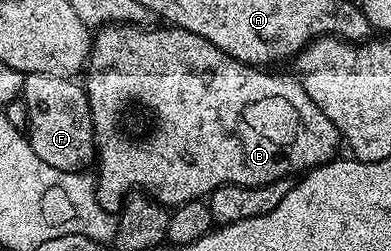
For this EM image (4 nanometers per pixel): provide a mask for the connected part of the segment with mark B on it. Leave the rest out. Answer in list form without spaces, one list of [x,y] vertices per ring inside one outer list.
[[[107,25],[93,36],[88,60],[88,70],[85,72],[84,86],[86,96],[90,102],[92,113],[92,125],[94,126],[94,141],[96,144],[96,190],[98,200],[104,209],[112,212],[122,210],[122,204],[126,202],[131,193],[141,189],[149,198],[173,209],[179,203],[187,203],[193,199],[202,199],[209,196],[217,187],[232,185],[264,185],[275,183],[277,179],[298,177],[318,166],[319,163],[328,163],[339,154],[340,136],[336,125],[324,117],[324,113],[308,97],[308,93],[302,88],[301,82],[293,74],[269,75],[269,70],[259,69],[257,66],[242,63],[239,59],[233,59],[228,53],[224,53],[212,41],[200,37],[191,31],[185,31],[182,27],[173,25],[160,25],[155,31],[148,30],[145,26]]]

